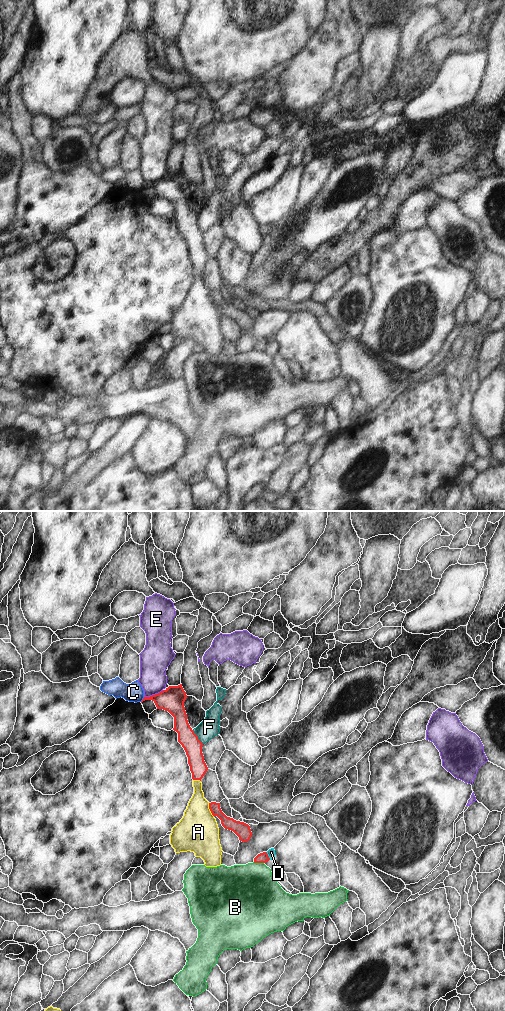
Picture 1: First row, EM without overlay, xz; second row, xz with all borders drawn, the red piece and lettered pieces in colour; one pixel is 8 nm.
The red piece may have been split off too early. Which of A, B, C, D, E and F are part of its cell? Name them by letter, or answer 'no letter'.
no letter

